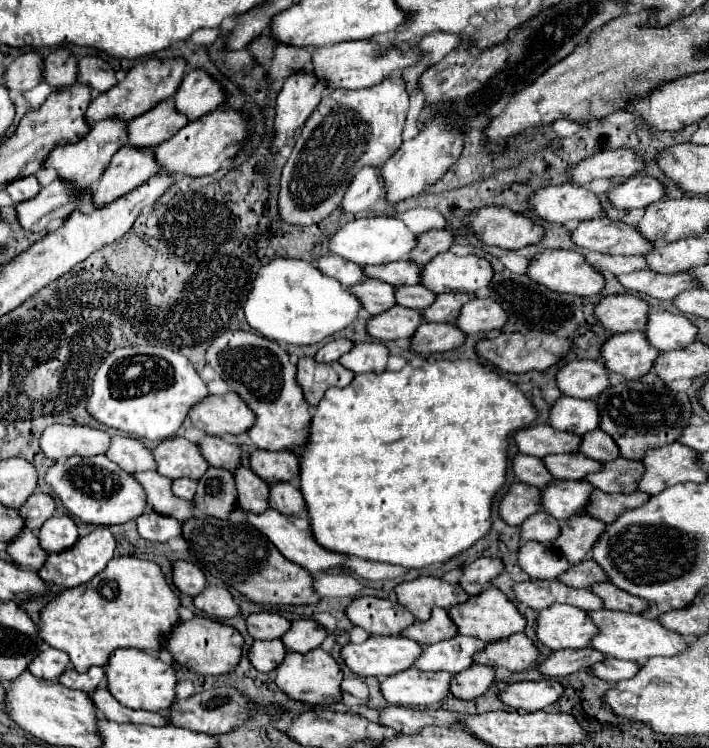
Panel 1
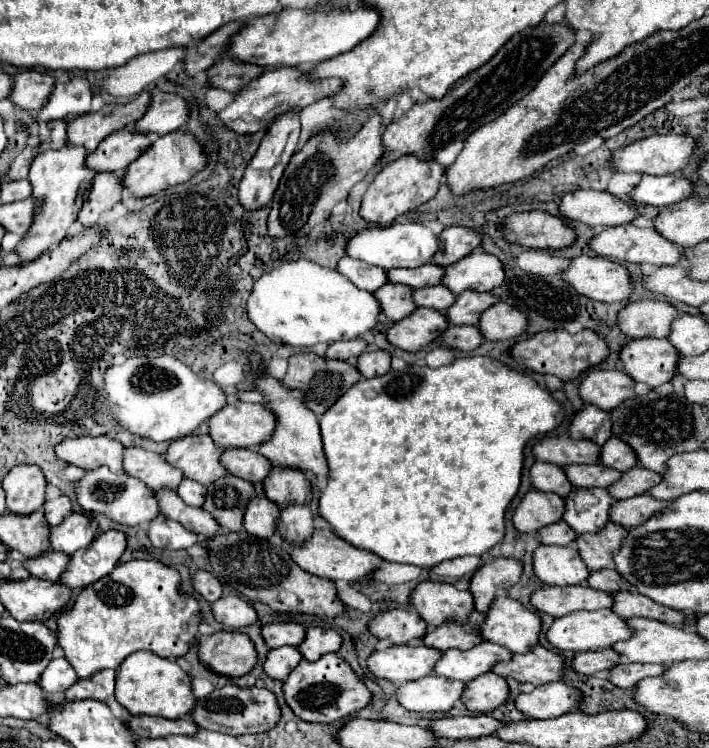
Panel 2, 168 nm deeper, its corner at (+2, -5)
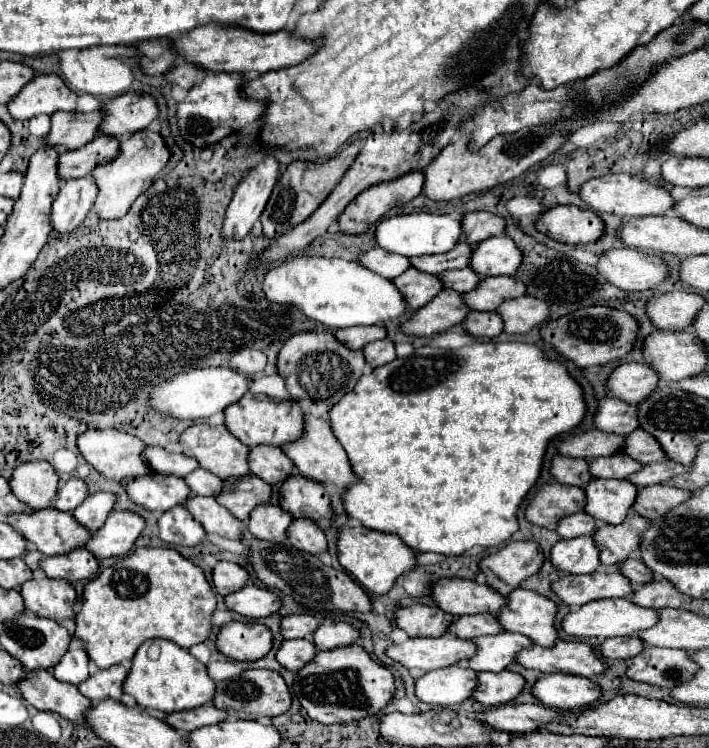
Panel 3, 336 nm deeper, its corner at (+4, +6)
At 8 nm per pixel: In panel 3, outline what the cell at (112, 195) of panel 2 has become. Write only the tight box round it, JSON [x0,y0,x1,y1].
[49,177,97,233]

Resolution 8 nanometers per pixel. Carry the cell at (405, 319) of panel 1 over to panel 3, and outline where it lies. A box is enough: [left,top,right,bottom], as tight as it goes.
[403,289,471,337]

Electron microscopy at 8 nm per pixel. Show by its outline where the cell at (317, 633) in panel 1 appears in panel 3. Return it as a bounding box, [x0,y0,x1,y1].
[313,619,361,651]

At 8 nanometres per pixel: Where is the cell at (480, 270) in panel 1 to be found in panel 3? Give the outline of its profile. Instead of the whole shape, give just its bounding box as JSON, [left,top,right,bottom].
[469,235,523,277]

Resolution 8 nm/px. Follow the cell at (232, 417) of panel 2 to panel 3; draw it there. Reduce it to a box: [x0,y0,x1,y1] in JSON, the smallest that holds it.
[225,393,303,447]

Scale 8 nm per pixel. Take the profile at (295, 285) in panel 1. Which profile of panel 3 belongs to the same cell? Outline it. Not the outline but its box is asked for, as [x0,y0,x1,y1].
[263,255,409,327]

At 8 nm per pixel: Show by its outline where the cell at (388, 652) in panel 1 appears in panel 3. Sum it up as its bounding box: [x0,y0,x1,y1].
[387,635,477,671]

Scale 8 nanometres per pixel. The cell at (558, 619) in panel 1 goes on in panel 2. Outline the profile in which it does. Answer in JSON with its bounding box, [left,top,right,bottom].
[547,610,631,652]

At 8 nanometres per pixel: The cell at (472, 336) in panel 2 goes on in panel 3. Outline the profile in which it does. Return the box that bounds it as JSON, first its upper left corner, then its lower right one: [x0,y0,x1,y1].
[463,311,503,339]

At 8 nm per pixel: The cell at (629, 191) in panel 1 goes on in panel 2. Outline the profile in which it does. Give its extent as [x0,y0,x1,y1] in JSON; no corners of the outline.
[629,174,693,206]

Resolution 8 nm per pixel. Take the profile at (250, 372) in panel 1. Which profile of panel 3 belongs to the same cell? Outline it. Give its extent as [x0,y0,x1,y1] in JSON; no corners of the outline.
[281,415,357,491]

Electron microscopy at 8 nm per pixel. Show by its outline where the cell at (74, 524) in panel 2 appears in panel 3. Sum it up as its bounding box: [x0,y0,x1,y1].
[73,493,115,533]

